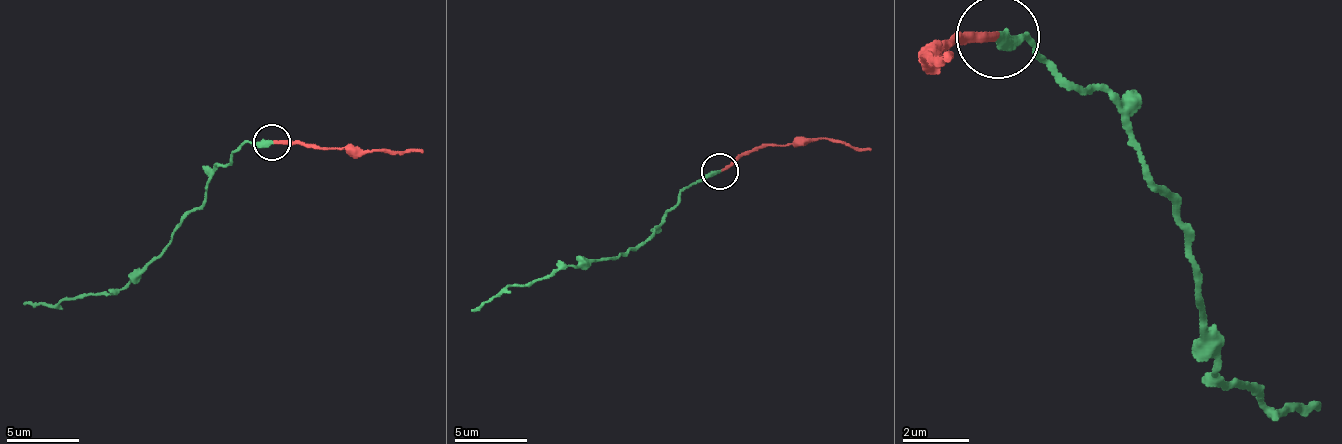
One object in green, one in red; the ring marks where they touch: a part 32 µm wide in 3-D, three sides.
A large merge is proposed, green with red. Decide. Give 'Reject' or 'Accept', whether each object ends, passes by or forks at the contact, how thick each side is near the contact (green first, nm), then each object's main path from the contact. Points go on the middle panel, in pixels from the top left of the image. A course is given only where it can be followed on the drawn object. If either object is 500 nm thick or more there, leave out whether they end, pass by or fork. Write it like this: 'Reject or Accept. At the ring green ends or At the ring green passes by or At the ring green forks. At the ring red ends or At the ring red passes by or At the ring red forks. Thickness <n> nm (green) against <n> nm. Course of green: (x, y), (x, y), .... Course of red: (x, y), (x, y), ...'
Reject. At the ring green ends. At the ring red ends. Thickness 360 nm (green) against 200 nm. Course of green: (719, 172), (690, 183), (653, 234), (635, 248), (621, 255), (570, 266), (511, 284), (471, 310). Course of red: (722, 172), (762, 146), (839, 139), (871, 150)

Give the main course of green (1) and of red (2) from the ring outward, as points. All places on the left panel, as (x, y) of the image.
1: (271, 143), (242, 143), (213, 172), (205, 201), (187, 215), (173, 241), (122, 288), (23, 306)
2: (274, 143), (423, 154)

